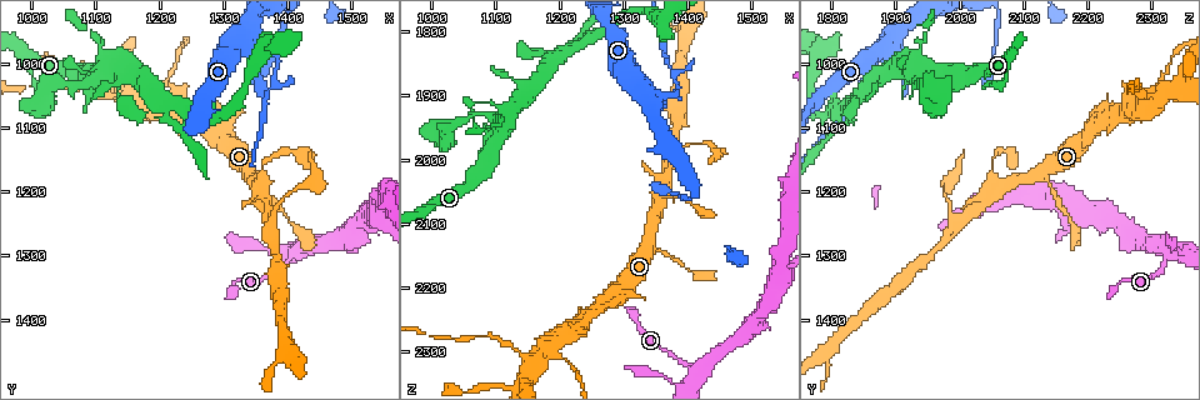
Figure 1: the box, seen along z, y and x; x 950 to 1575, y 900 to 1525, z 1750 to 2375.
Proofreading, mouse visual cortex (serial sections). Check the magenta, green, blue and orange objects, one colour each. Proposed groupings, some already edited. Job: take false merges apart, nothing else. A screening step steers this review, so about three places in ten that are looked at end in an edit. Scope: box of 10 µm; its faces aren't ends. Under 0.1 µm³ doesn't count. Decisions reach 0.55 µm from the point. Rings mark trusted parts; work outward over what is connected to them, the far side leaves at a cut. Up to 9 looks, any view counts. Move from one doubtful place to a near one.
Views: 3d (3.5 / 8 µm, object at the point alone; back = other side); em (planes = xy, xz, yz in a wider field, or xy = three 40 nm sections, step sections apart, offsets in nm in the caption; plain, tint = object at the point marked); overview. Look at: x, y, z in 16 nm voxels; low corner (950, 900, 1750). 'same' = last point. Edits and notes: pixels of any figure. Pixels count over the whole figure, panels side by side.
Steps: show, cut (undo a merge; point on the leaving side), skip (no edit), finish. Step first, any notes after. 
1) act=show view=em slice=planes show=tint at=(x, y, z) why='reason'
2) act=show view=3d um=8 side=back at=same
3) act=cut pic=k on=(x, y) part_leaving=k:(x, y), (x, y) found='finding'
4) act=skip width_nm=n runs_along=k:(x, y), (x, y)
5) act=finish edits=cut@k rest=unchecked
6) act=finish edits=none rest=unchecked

act=show view=3d um=3.5 at=(1350, 960, 1900) why='abrupt turn'

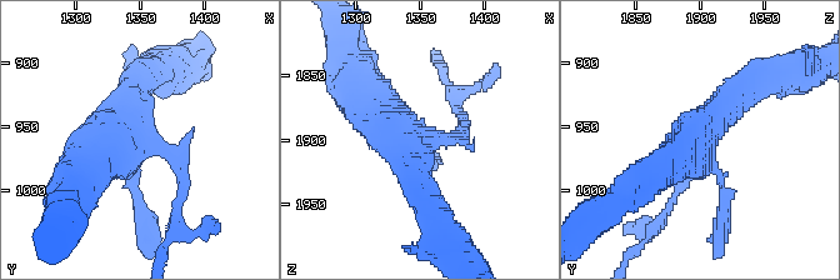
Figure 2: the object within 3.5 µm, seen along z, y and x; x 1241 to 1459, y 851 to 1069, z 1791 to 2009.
act=show view=em slice=xy step=1 show=tint at=(1352, 964, 1898)

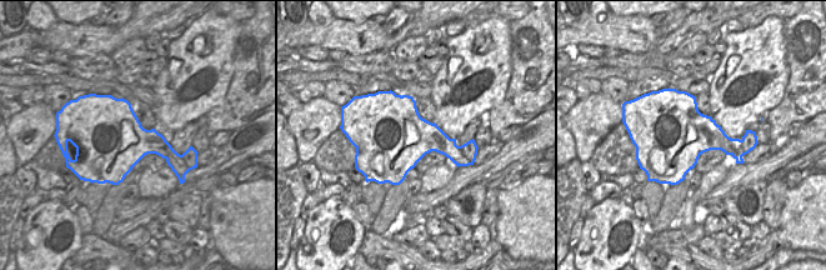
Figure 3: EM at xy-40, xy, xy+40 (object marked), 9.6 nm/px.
act=cut pic=2 on=(180, 198) width_nm=700 border=3:(461, 146), (462, 158), (450, 159) found='two cells meet here'

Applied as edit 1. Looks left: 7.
act=show view=overview

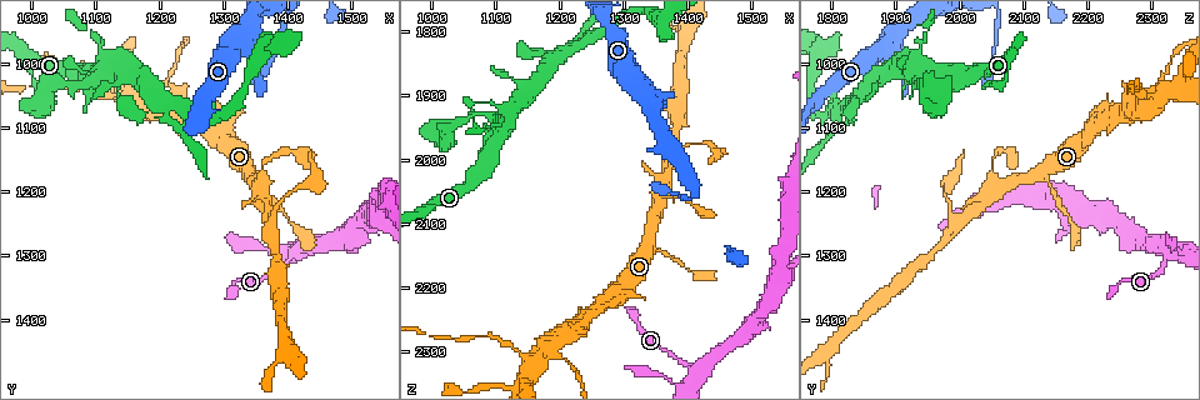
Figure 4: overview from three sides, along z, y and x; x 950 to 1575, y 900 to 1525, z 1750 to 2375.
act=show view=3d um=3.5 at=(1355, 1190, 2075) why='thick turns thin'

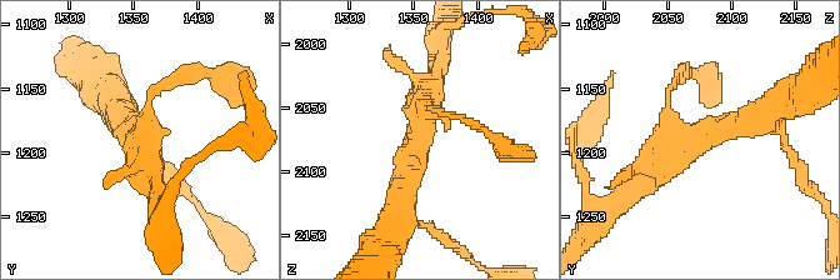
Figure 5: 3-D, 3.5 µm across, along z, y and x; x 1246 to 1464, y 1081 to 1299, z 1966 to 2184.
act=show view=em slice=xy step=2 show=tint at=(1354, 1194, 2070) why='shape alone is not enough'

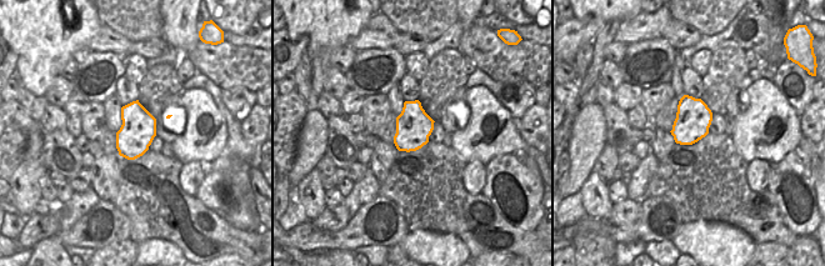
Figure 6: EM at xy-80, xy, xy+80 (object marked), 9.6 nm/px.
act=skip runs_along=5:(761, 116), (701, 135), (634, 189) found='all the same cell'

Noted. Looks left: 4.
act=show view=3d um=3.5 at=(1245, 1070, 1815) why='abrupt turn'

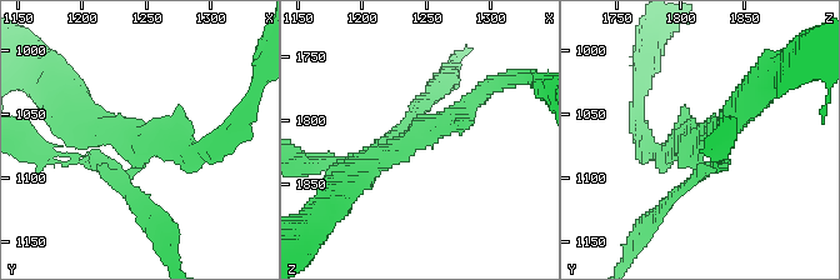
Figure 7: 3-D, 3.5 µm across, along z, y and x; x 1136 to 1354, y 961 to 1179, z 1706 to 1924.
act=show view=em slice=xy step=5 show=plain at=(1246, 1068, 1812) arms=3 arm_widths_nm=100,250,300

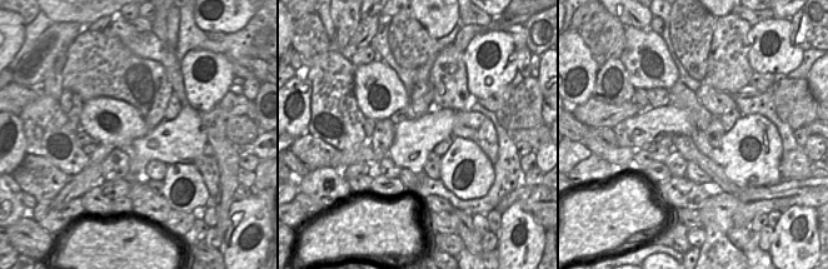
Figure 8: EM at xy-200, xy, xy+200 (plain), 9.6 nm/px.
act=show view=em slice=xy step=5 show=tint at=same

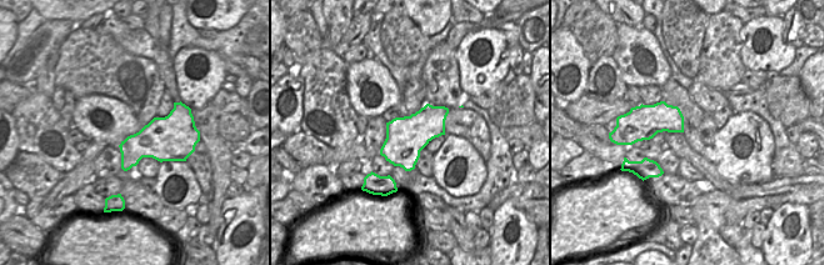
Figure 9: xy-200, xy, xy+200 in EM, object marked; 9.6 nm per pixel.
act=cut pic=7 on=(665, 203) width_nm=400 found='a second cell is stuck on'

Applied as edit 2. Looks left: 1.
act=finish edits=cut@2,cut@7 rest=unchecked

